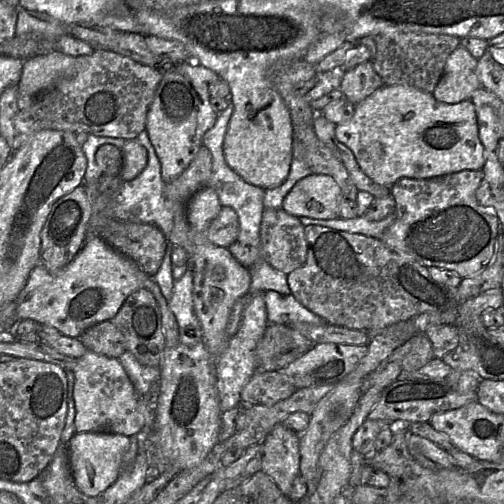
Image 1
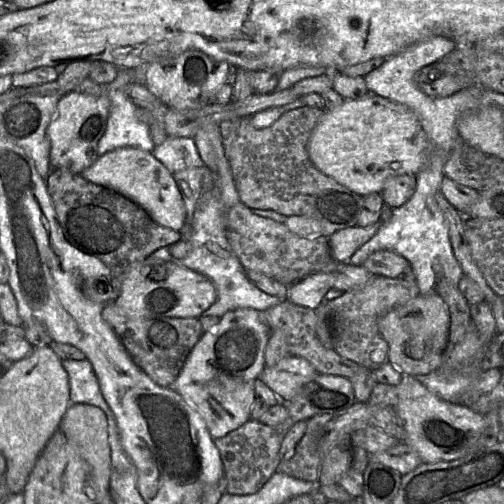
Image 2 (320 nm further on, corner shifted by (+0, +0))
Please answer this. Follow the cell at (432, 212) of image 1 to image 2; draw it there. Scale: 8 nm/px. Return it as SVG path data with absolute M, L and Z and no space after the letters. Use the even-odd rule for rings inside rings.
M314 272L289 286L286 299L295 305L315 310L325 300L331 288L331 276L326 272Z

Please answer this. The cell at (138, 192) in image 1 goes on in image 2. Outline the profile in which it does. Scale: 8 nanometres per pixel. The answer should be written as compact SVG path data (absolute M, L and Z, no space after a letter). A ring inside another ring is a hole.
M167 136L167 139L154 149L153 155L172 174L205 165L193 137Z

